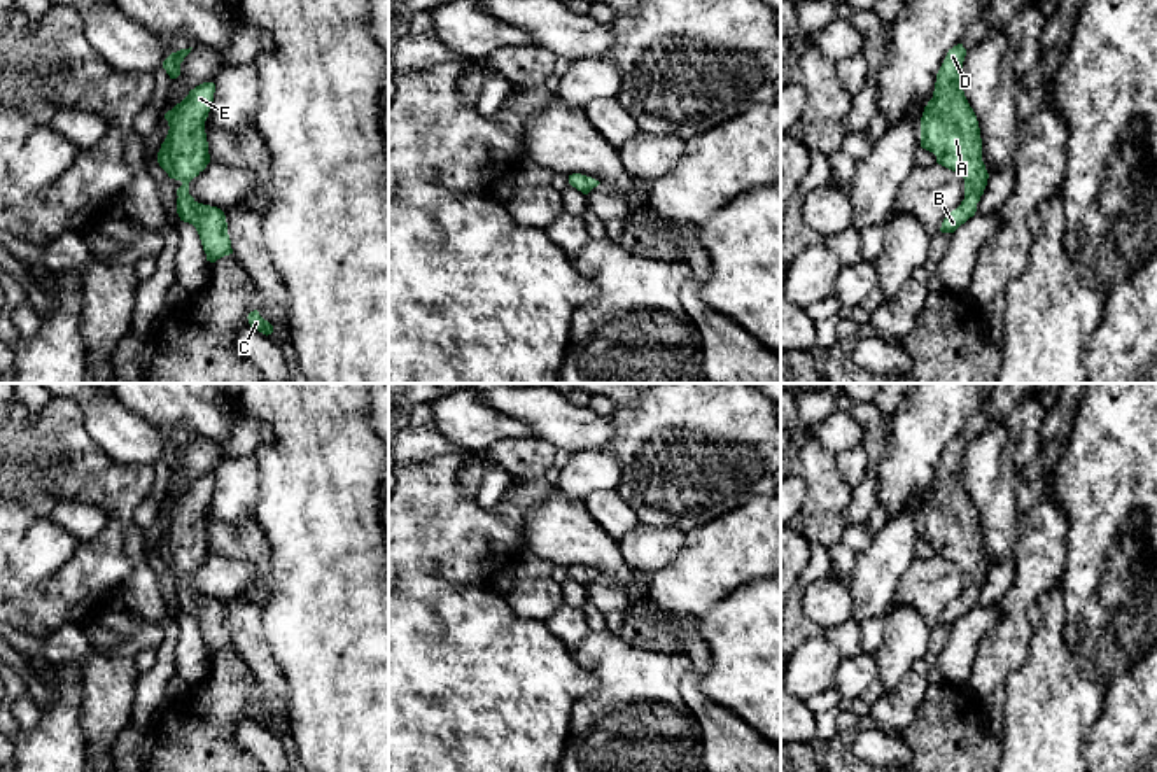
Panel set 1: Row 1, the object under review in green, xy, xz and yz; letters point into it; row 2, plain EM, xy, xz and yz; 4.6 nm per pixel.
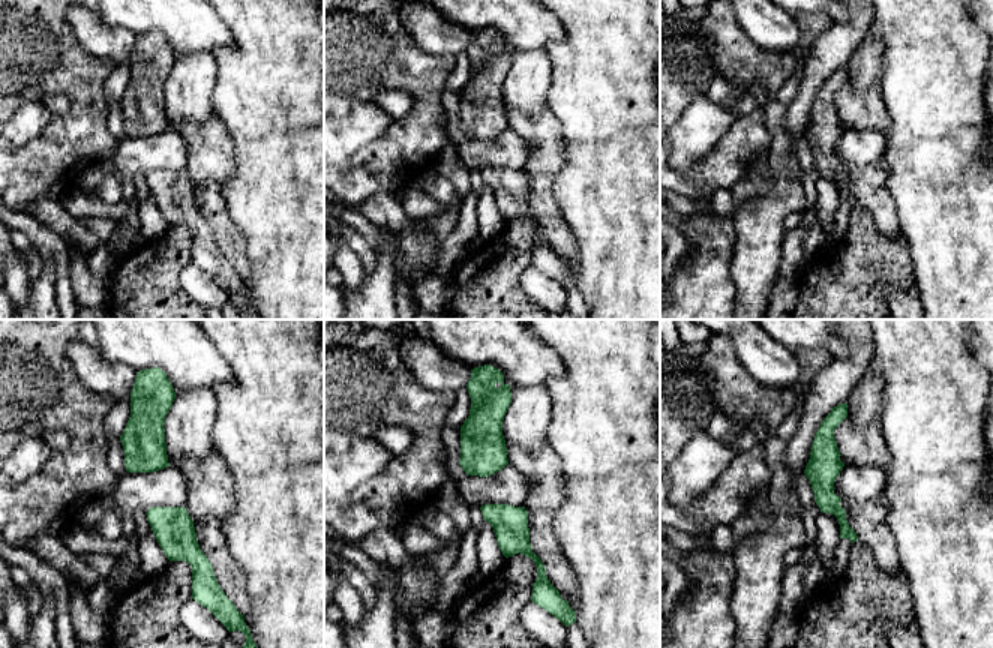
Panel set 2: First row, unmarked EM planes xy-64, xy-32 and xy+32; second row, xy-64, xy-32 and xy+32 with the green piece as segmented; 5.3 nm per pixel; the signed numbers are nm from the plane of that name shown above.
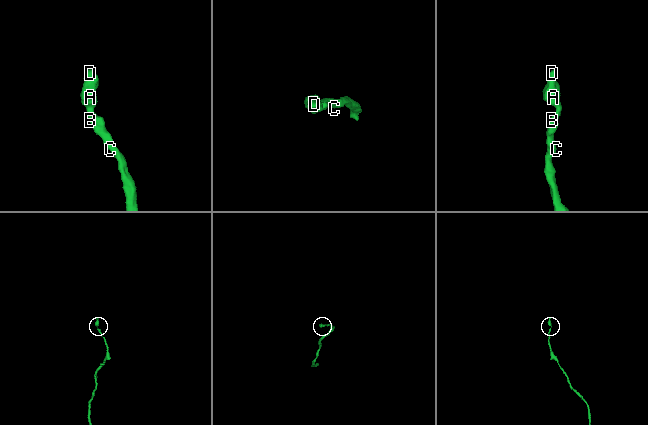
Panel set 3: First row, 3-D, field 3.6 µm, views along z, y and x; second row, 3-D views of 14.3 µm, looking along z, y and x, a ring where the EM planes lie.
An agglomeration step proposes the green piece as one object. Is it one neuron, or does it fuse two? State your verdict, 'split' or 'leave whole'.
leave whole

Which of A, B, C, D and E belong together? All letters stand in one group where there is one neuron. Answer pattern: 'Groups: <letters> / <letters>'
Groups: A B C D E

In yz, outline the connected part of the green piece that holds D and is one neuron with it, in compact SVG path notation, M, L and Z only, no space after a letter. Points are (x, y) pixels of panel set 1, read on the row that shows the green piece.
M963 44L949 49L935 82L933 98L924 107L921 117L921 147L936 156L936 163L956 172L964 179L964 200L952 210L942 222L942 233L954 233L961 224L964 224L977 212L977 203L984 194L989 173L982 161L982 138L977 116L970 107L963 91L963 61L966 49Z

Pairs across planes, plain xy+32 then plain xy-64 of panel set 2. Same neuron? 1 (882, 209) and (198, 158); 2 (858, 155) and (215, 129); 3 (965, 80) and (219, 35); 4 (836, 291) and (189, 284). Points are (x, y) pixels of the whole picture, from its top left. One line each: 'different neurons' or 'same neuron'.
1: different neurons
2: different neurons
3: different neurons
4: different neurons

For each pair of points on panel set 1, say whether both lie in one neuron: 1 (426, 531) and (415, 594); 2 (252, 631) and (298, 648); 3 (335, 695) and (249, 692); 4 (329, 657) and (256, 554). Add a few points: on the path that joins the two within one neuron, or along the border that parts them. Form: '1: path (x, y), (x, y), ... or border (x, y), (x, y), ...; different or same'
1: border (419, 569), (459, 582); different
2: border (259, 606), (263, 631), (282, 674); different
3: border (286, 701), (289, 708); different
4: border (261, 531), (270, 547), (268, 601), (263, 606); different

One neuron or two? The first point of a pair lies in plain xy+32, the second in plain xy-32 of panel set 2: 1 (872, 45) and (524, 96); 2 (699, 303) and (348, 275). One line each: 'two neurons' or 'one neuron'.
1: one neuron
2: two neurons

